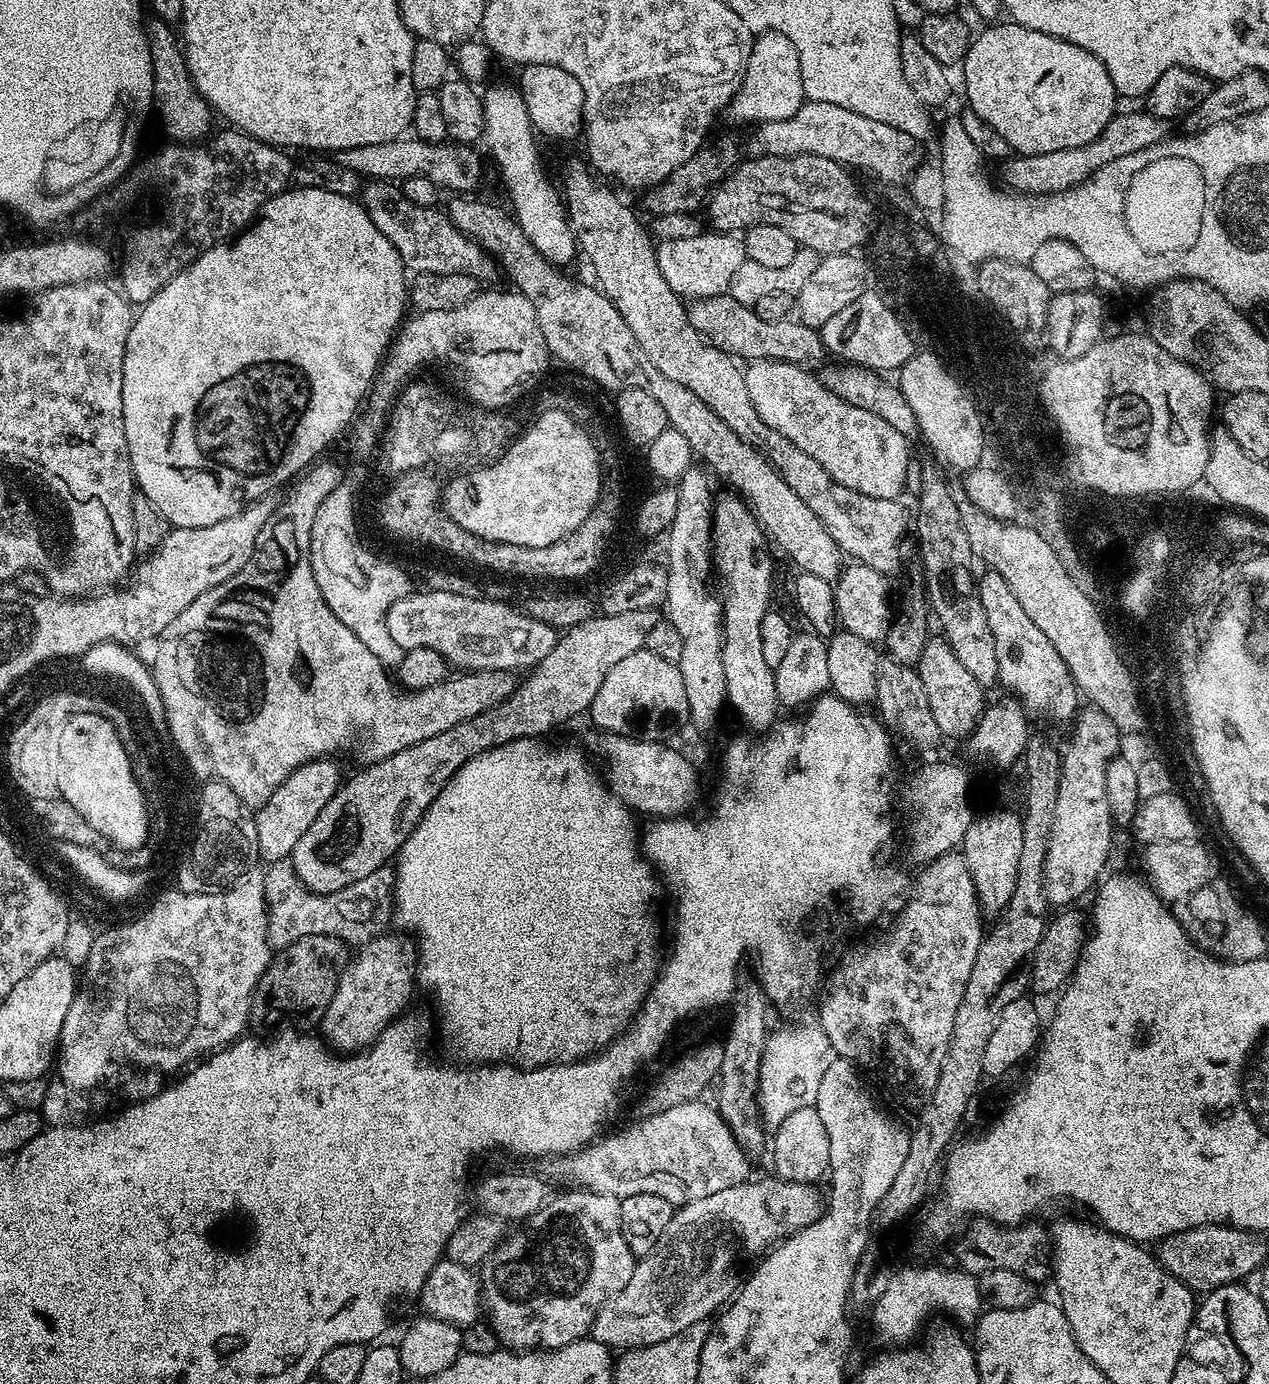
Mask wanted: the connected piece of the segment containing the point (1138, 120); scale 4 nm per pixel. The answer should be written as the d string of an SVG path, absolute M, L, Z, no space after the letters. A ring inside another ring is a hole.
M1147 110L1122 112L1113 115L1112 120L1106 122L1102 134L1098 134L1098 138L1094 138L1094 142L1086 146L1074 146L1070 150L1054 150L1050 154L1037 156L1017 155L1009 159L1003 165L1004 180L1009 184L1005 185L1016 194L1041 196L1045 192L1061 192L1088 179L1102 166L1118 158L1126 158L1126 154L1134 154L1138 150L1146 150L1150 146L1162 143L1163 140L1169 139L1171 132L1168 131L1174 128L1173 121L1160 120L1156 116L1151 116Z

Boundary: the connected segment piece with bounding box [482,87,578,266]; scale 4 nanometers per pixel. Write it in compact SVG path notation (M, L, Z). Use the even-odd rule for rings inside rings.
M515 87L488 88L482 92L482 119L484 135L482 144L492 151L492 160L500 171L500 180L508 191L514 219L520 223L522 234L530 238L534 250L553 266L564 266L578 256L576 237L568 223L568 213L561 193L544 177L540 169L540 152L536 149L537 133L534 131L524 97Z

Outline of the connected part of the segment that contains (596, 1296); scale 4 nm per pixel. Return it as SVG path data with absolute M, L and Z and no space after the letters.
M583 1190L561 1192L564 1192L561 1196L553 1195L529 1216L517 1236L509 1235L501 1240L479 1265L482 1312L488 1327L505 1349L551 1350L585 1339L601 1308L624 1289L636 1269L637 1257L633 1256L630 1246L626 1246L626 1238L622 1238L620 1201Z

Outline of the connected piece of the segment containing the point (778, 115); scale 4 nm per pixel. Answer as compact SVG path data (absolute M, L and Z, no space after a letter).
M764 32L761 33L752 43L751 53L748 56L747 65L744 67L744 73L741 76L740 85L736 89L735 95L732 97L732 101L728 103L728 107L726 109L726 116L736 124L746 124L749 121L754 122L753 124L761 124L766 121L781 121L784 118L790 118L791 114L797 112L800 109L801 105L804 103L805 94L804 87L802 86L801 80L801 66L798 62L797 51L794 50L793 44L790 42L785 35L782 35L781 32Z

